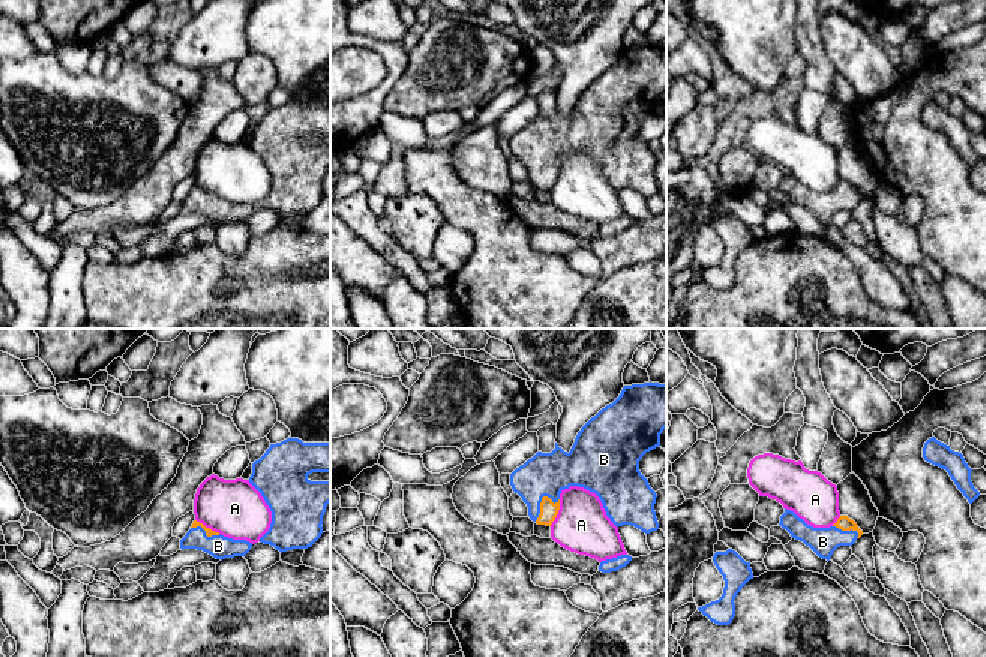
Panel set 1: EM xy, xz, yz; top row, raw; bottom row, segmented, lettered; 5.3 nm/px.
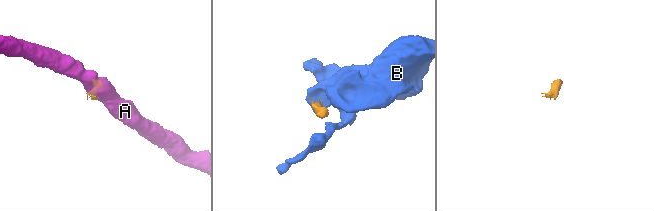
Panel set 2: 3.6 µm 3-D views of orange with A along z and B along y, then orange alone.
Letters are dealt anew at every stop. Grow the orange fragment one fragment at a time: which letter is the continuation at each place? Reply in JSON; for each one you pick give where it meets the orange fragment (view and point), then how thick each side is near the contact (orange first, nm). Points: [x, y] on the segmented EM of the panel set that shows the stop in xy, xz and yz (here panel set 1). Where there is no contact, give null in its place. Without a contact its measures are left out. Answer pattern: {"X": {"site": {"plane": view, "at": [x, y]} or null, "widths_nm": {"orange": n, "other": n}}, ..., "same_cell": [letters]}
{"B": {"site": {"plane": "xz", "at": [542, 501]}, "widths_nm": {"orange": 100, "other": 240}}, "same_cell": ["B"]}

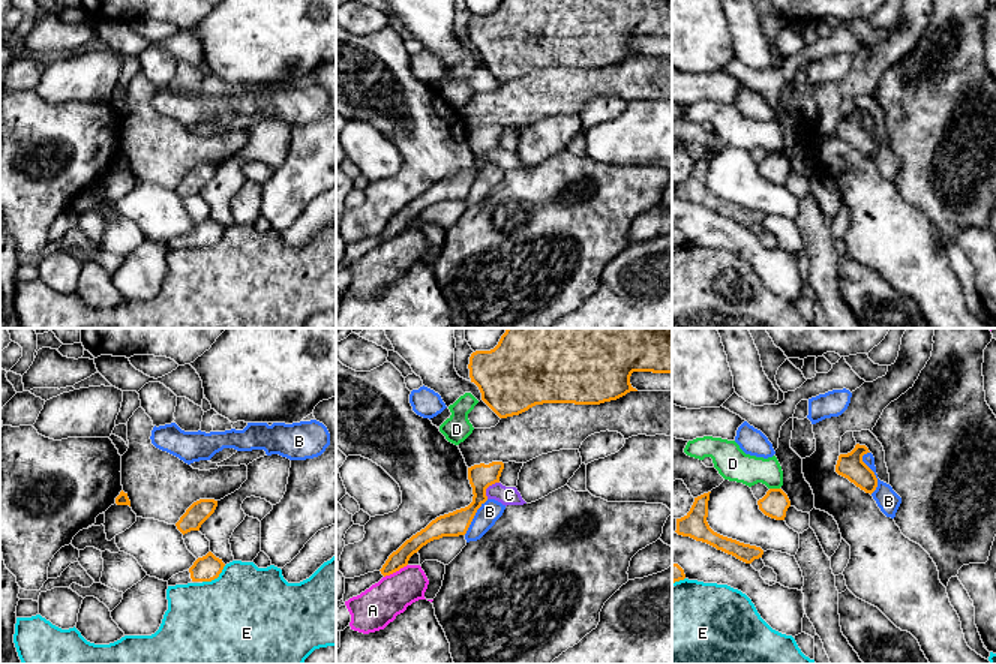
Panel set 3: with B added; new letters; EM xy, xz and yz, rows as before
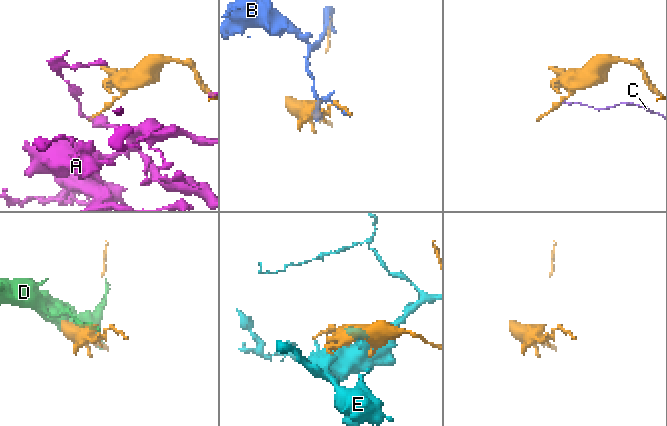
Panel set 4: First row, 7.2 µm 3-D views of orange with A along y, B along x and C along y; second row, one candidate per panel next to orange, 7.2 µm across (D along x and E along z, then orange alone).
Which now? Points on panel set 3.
{"same_cell": []}

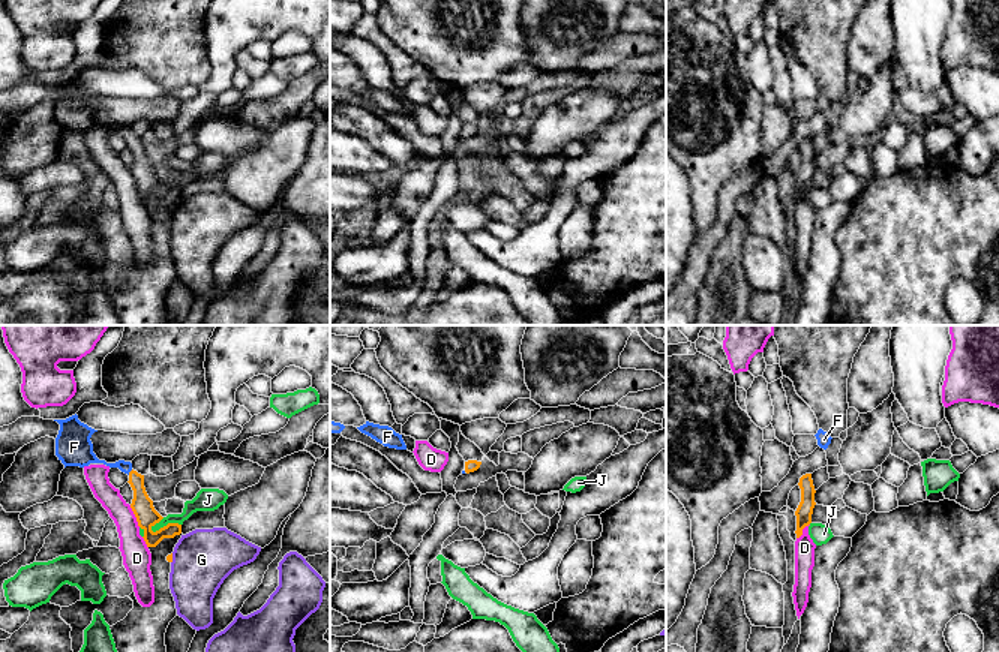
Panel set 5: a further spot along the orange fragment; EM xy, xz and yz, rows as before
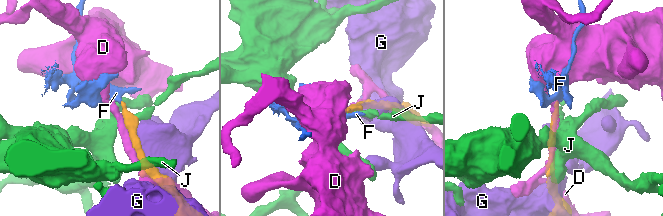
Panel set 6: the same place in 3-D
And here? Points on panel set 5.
{"F": {"site": {"plane": "xy", "at": [129, 472]}, "widths_nm": {"orange": 120, "other": 90}}, "same_cell": ["F"]}

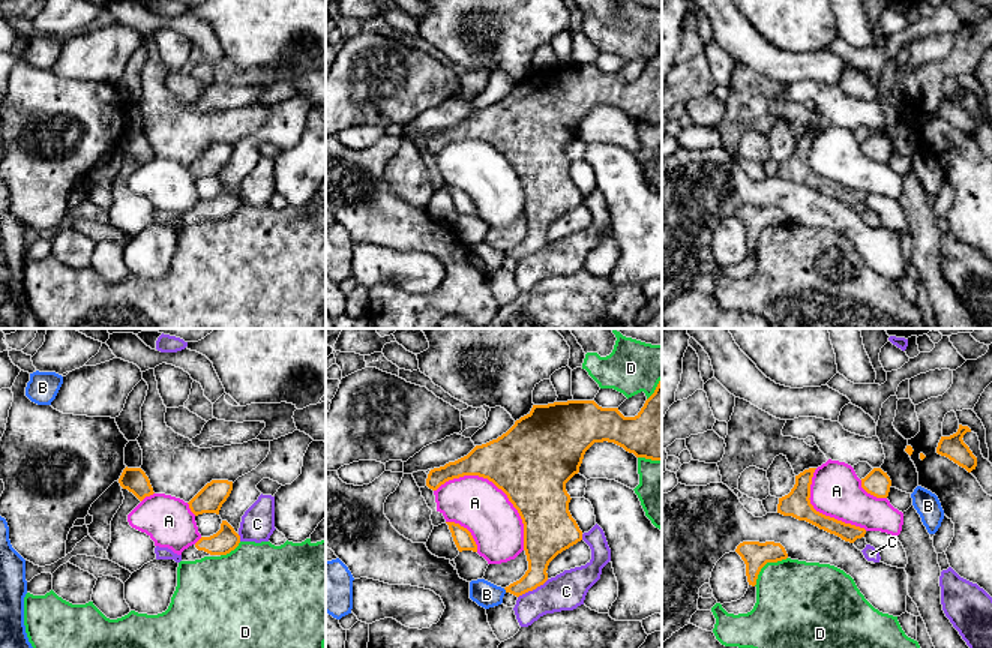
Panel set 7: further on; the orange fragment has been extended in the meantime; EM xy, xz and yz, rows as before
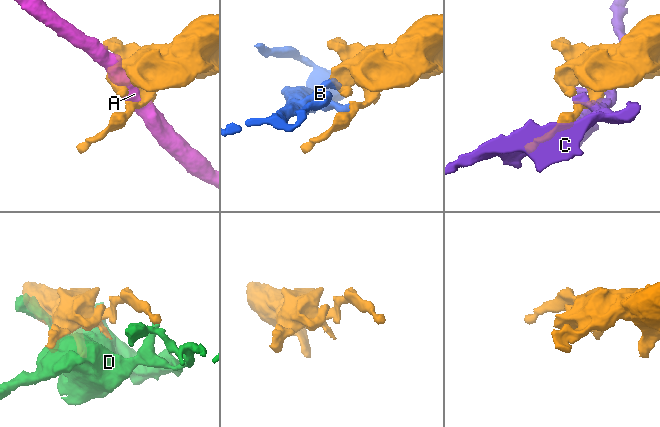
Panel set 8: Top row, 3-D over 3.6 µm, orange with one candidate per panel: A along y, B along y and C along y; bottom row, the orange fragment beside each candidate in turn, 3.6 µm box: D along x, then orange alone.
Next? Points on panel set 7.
{"same_cell": []}

